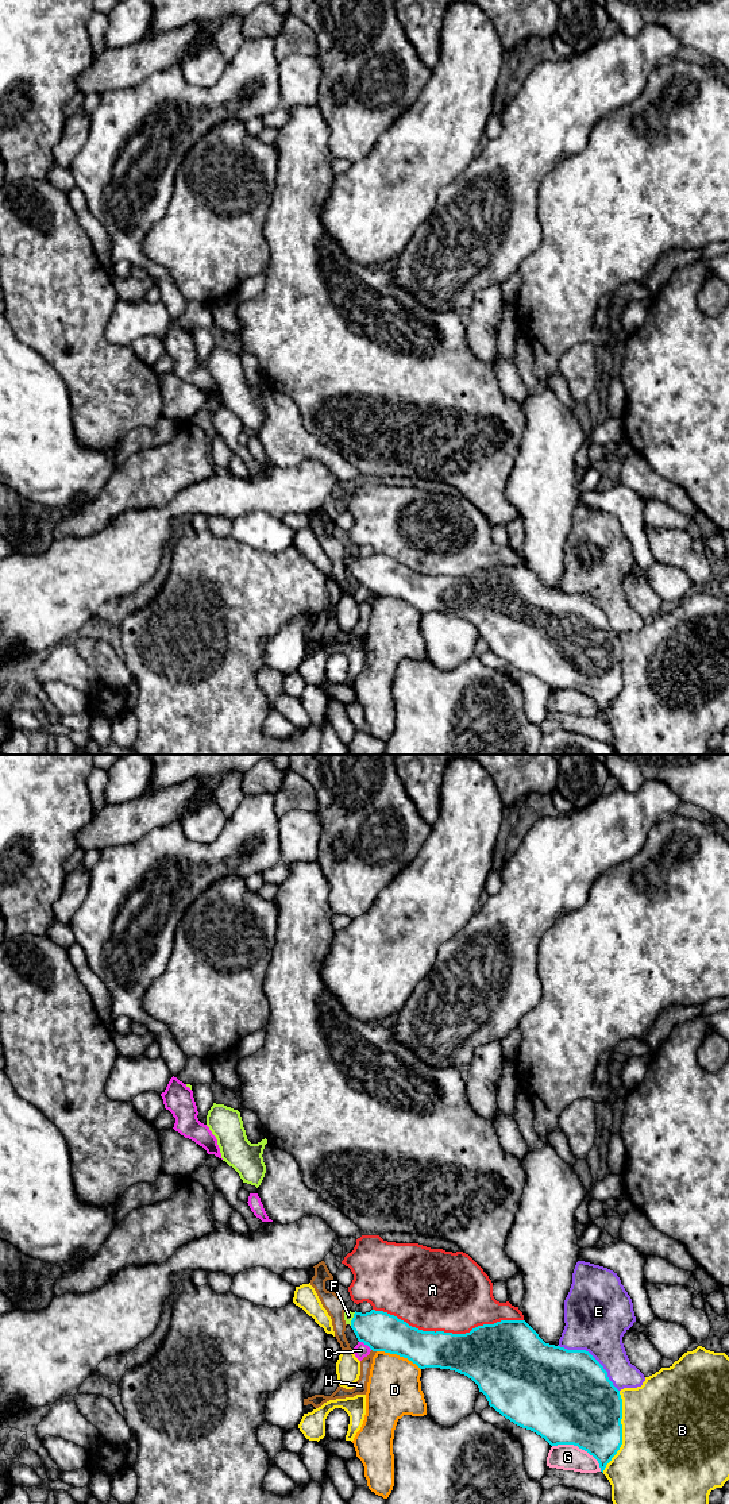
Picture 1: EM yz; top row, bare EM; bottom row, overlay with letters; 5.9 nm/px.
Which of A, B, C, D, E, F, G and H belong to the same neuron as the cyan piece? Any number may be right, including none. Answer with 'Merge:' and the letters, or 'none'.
Merge: F

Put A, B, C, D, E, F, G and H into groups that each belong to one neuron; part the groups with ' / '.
A / B / C / D / E / F / G / H

